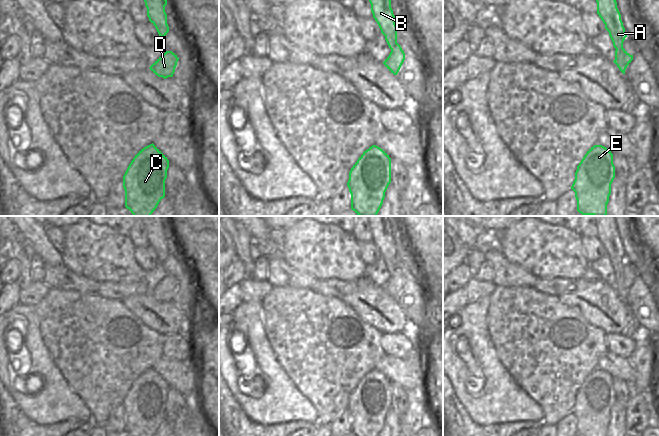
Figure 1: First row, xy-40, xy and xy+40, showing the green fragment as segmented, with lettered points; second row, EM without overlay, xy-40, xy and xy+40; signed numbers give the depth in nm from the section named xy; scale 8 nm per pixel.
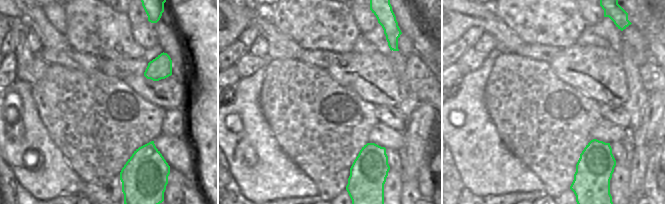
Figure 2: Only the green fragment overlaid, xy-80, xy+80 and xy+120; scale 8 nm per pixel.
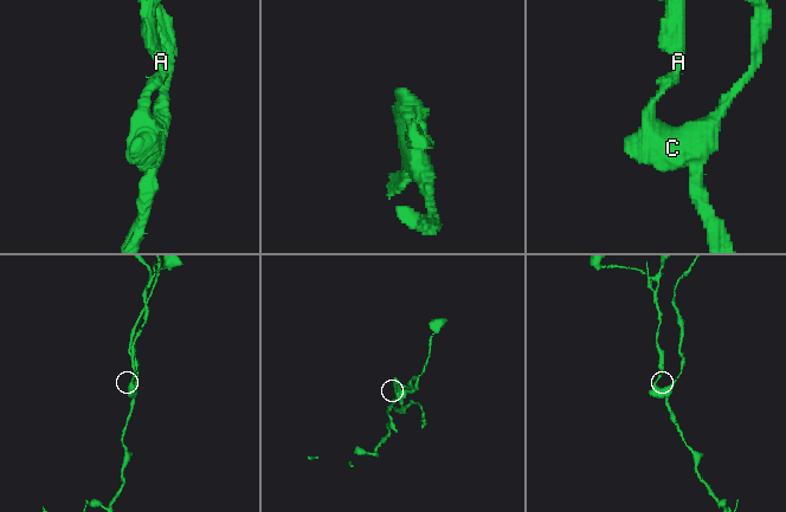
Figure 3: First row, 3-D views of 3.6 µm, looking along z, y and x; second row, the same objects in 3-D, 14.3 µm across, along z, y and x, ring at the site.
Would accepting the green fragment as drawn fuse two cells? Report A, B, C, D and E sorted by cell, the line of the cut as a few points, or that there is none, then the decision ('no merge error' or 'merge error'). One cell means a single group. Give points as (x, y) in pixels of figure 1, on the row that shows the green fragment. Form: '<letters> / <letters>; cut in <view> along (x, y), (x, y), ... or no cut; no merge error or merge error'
A B / C D E; cut in xy along (397, 43), (391, 49); merge error

